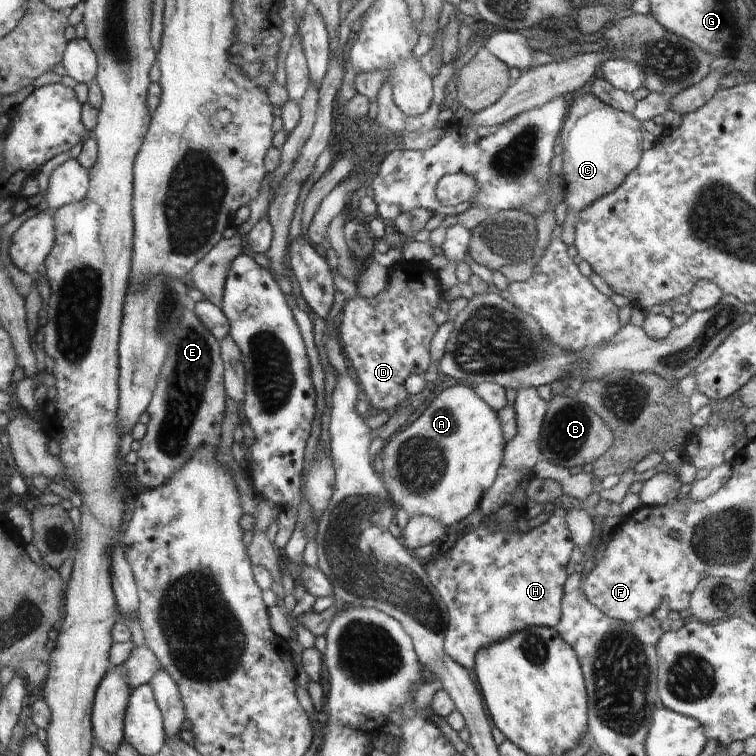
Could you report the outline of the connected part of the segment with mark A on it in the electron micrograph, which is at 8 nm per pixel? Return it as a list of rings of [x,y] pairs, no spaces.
[[[449,386],[437,394],[428,408],[410,426],[399,429],[386,440],[381,451],[380,477],[389,492],[388,496],[398,504],[403,520],[426,516],[449,527],[472,514],[482,494],[495,484],[499,469],[502,468],[506,444],[499,412],[474,387]]]

